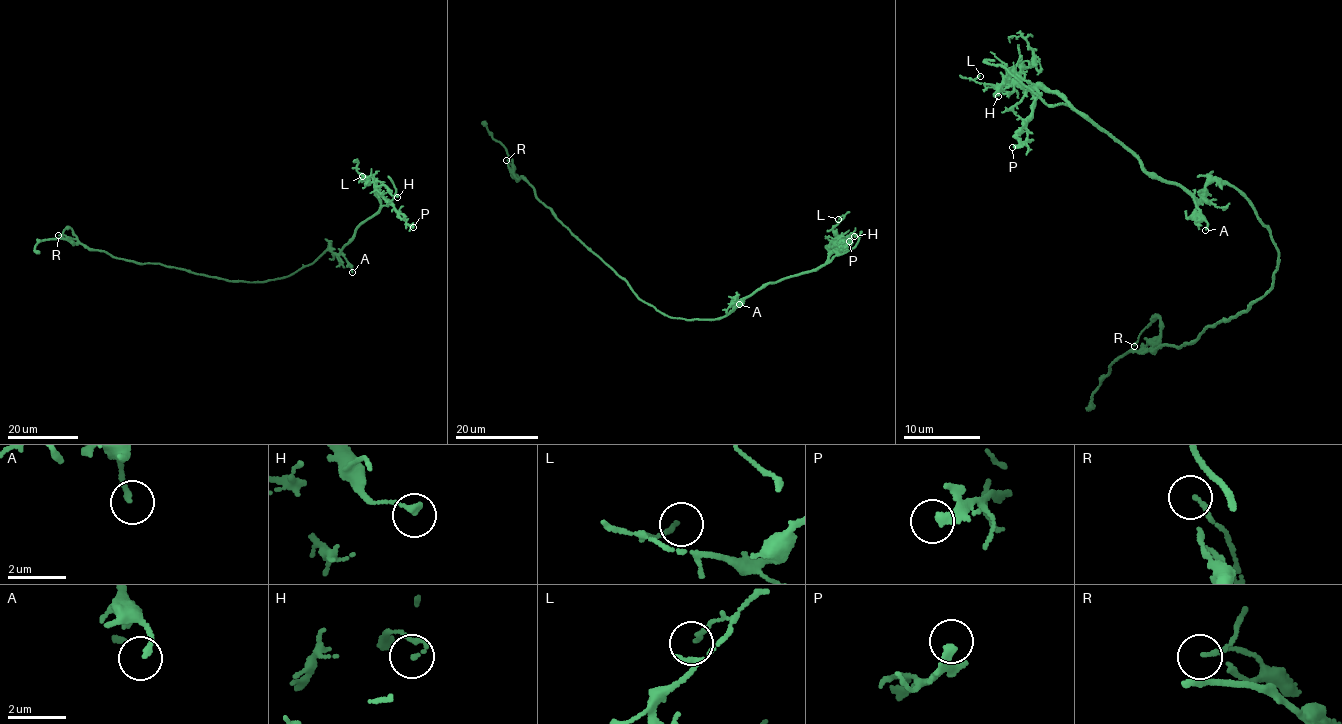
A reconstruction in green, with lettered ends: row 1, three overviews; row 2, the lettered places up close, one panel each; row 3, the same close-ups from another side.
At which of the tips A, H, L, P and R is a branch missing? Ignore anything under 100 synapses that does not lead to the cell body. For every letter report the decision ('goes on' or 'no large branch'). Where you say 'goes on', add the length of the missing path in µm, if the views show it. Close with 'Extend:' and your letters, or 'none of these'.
A: no large branch
H: no large branch
L: no large branch
P: no large branch
R: no large branch
Extend: none of these

